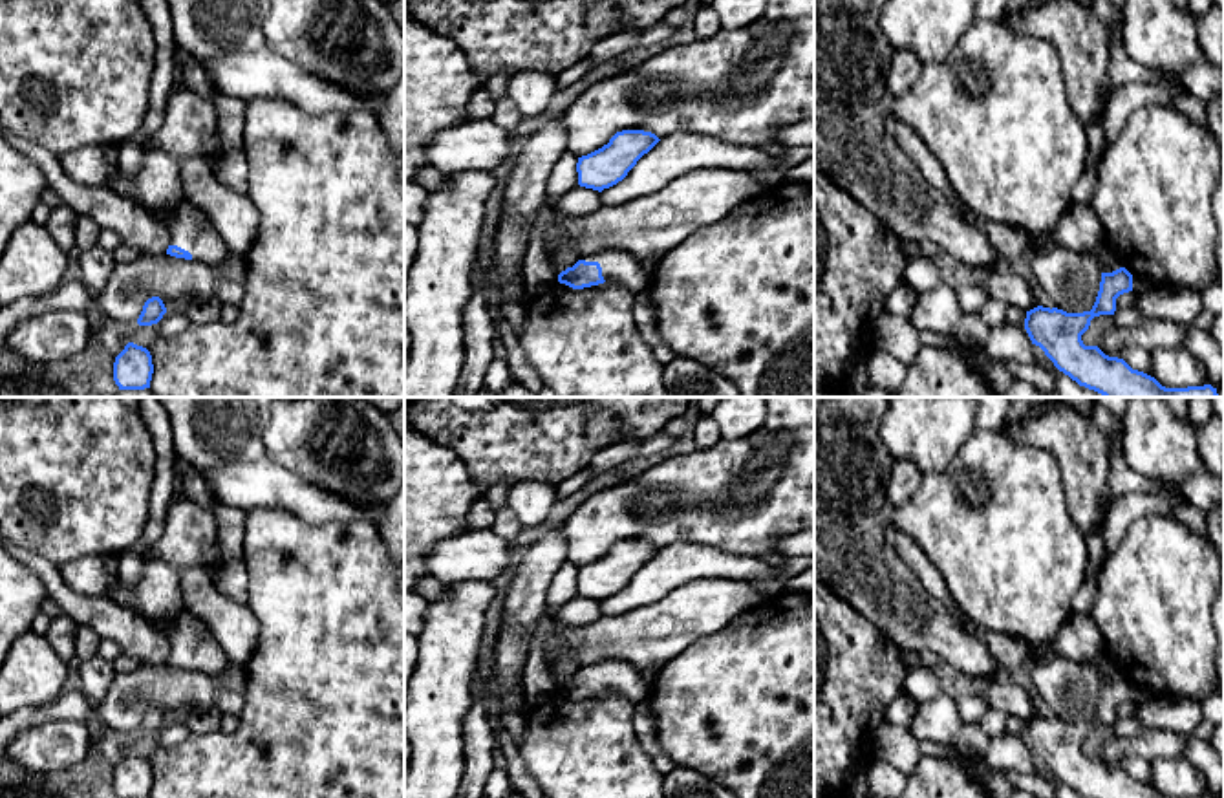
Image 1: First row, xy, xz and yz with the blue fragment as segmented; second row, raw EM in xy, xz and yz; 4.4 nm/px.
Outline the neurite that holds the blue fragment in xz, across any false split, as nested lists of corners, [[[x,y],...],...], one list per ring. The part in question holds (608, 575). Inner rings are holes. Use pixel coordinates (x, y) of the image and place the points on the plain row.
[[[644,540],[617,542],[607,555],[578,567],[578,595],[598,602],[617,595],[659,551]]]

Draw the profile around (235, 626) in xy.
[[[207,569],[183,571],[179,588],[185,608],[209,626],[229,661],[245,666],[260,635],[260,624],[249,606],[221,595]]]

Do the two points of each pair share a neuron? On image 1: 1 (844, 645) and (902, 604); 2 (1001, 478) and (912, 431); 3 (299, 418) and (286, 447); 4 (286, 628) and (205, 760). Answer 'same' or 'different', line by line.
1: different
2: different
3: same
4: same

